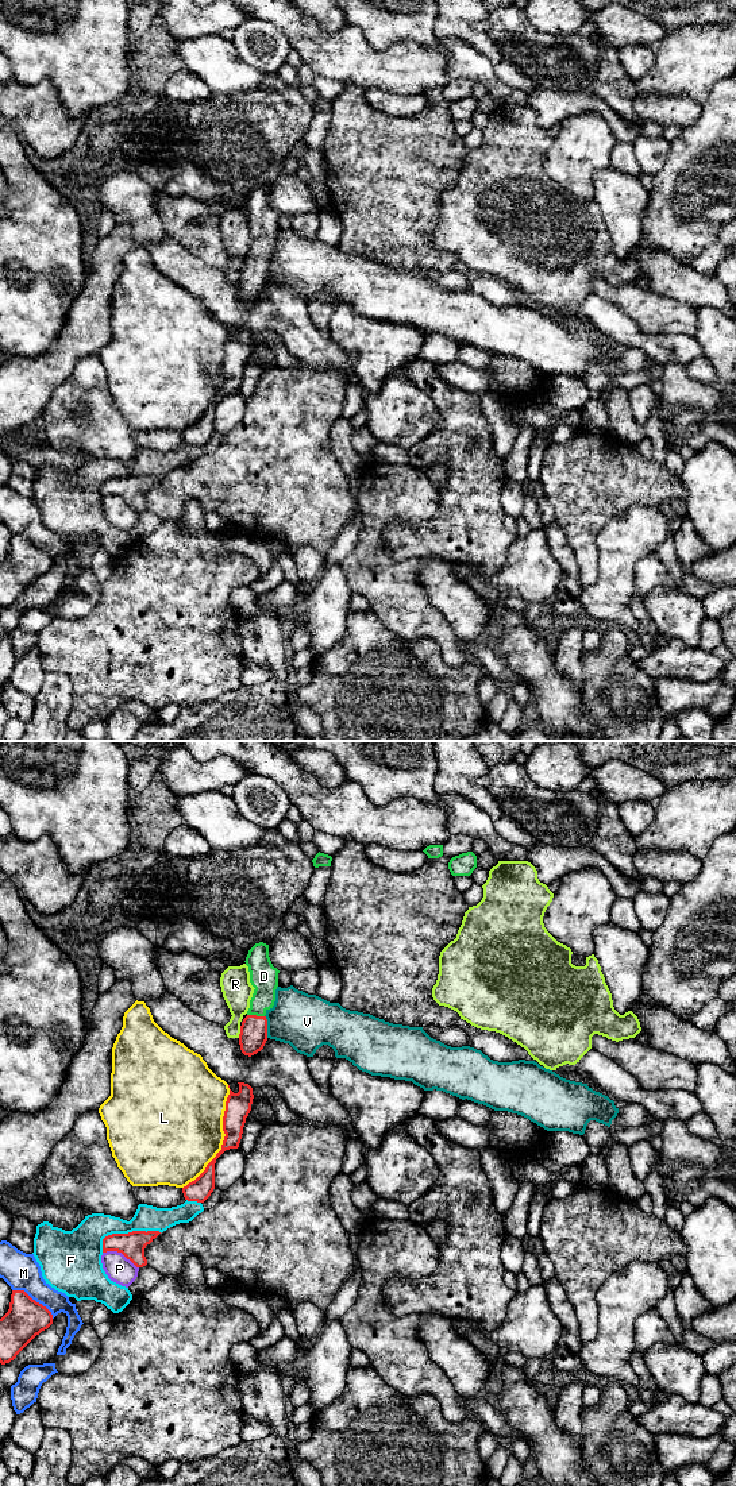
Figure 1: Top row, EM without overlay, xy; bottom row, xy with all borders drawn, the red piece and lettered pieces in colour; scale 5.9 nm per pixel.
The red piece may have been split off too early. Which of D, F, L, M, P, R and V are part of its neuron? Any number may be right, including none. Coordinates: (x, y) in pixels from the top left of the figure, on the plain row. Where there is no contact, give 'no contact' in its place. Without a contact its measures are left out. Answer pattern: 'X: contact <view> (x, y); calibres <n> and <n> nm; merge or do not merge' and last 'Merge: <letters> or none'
D: contact xy (255, 259); calibres 160 and 170 nm; merge
F: contact xy (124, 478); calibres 150 and 220 nm; do not merge
L: contact xy (224, 382); calibres 160 and 460 nm; do not merge
M: contact xy (34, 544); calibres 240 and 220 nm; do not merge
P: contact xy (120, 496); calibres 150 and 160 nm; do not merge
R: contact xy (241, 276); calibres 160 and 180 nm; do not merge
V: contact xy (266, 270); calibres 160 and 340 nm; do not merge
Merge: D

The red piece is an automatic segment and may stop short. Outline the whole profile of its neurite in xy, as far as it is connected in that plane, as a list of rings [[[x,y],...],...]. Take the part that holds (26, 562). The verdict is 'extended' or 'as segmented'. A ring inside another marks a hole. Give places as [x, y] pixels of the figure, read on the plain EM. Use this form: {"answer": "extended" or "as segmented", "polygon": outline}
{"answer": "as segmented", "polygon": [[[12,534],[8,556],[0,563],[0,607],[9,607],[53,568],[51,556],[24,534]]]}

